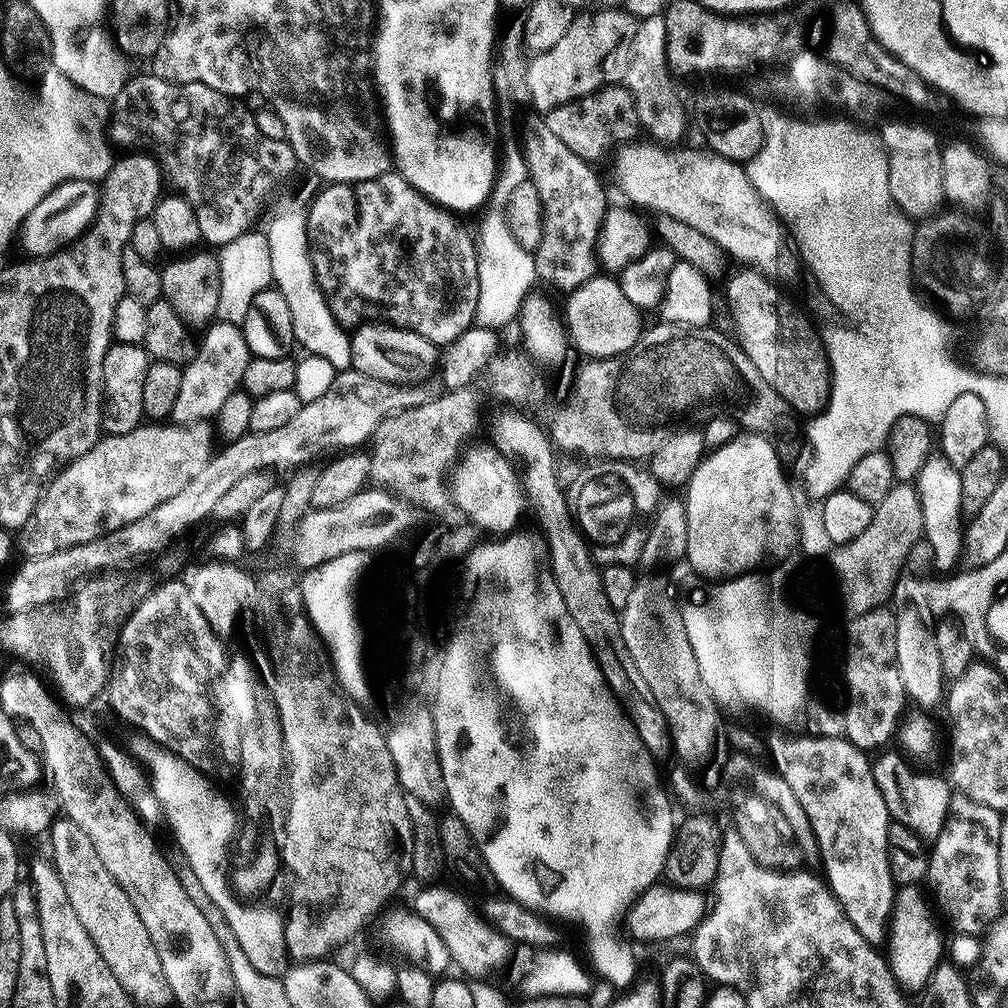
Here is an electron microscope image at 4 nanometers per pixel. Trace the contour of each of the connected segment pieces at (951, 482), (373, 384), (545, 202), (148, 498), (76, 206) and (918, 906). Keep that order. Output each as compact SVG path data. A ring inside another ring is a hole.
M943 455L929 456L926 466L922 466L920 475L914 481L914 487L920 494L922 502L922 522L924 523L923 537L930 542L933 551L931 567L948 574L957 567L960 558L960 545L964 543L962 531L962 482L960 473L953 468Z
M355 370L337 371L334 382L330 382L330 390L322 394L322 398L314 398L312 404L301 404L298 414L286 422L286 426L278 426L278 430L269 432L253 432L251 430L244 435L225 443L222 448L223 455L236 452L236 456L244 456L244 472L252 472L252 468L261 468L264 466L268 470L281 470L287 464L291 466L311 465L323 452L335 453L337 450L356 450L361 447L360 444L369 441L374 430L379 426L387 416L393 416L395 412L401 412L406 408L426 402L430 398L430 392L427 392L420 382L405 382L402 384L391 384L378 378L370 378L366 374Z
M548 152L544 160L536 160L536 178L531 181L538 190L538 196L542 198L542 214L544 215L542 238L533 255L535 275L556 288L564 288L563 290L579 288L580 285L592 279L598 268L596 245L606 215L604 188L600 185L599 178L588 168L591 167L574 153L570 156L552 156L552 152Z
M144 422L130 434L105 435L86 454L71 460L48 485L38 506L19 529L19 551L21 548L28 558L43 557L89 543L104 533L137 522L155 509L152 504L158 507L156 500L164 503L168 492L184 488L184 476L200 464L204 444L214 444L214 436L204 422L176 430L180 432L171 432L164 426L160 422Z
M63 180L58 187L50 190L38 206L20 224L18 248L28 258L51 256L73 244L79 236L83 236L92 226L96 212L100 209L100 193L97 185L90 180Z
M903 885L897 889L893 895L886 933L886 949L893 981L905 993L908 991L913 994L924 988L930 974L942 960L942 940L920 890L917 885Z

